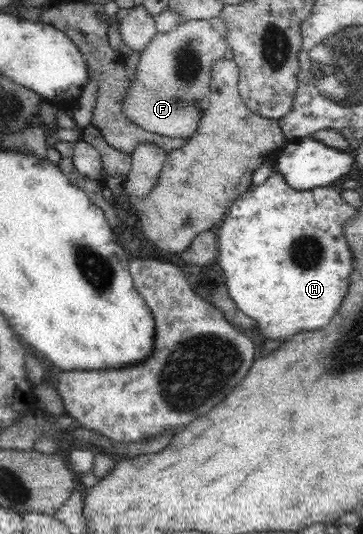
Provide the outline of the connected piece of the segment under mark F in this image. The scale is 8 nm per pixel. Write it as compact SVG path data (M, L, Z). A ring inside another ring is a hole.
M218 17L213 19L189 20L172 32L157 34L152 42L140 52L138 74L132 86L123 96L123 114L135 121L139 127L169 137L192 137L200 124L201 107L199 102L206 102L209 94L212 64L215 59L223 59L229 48L226 42L227 27Z

